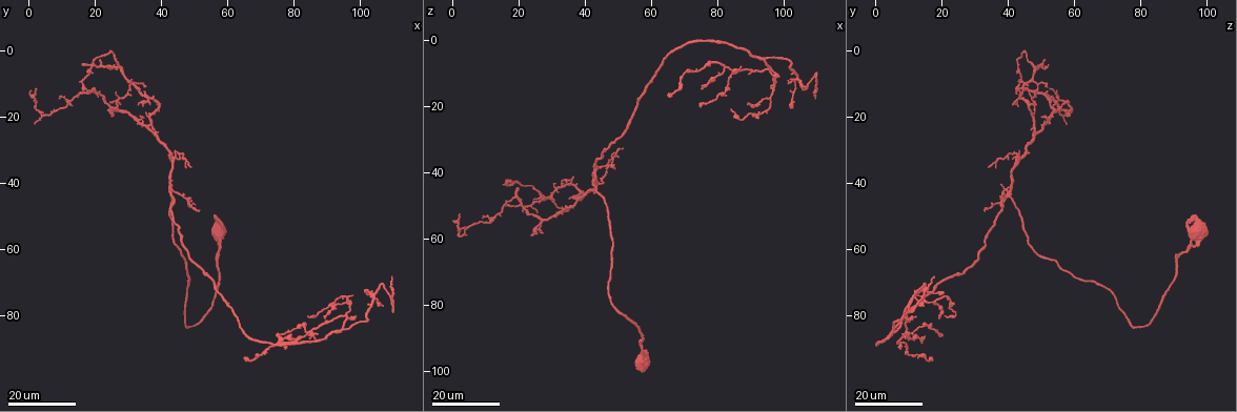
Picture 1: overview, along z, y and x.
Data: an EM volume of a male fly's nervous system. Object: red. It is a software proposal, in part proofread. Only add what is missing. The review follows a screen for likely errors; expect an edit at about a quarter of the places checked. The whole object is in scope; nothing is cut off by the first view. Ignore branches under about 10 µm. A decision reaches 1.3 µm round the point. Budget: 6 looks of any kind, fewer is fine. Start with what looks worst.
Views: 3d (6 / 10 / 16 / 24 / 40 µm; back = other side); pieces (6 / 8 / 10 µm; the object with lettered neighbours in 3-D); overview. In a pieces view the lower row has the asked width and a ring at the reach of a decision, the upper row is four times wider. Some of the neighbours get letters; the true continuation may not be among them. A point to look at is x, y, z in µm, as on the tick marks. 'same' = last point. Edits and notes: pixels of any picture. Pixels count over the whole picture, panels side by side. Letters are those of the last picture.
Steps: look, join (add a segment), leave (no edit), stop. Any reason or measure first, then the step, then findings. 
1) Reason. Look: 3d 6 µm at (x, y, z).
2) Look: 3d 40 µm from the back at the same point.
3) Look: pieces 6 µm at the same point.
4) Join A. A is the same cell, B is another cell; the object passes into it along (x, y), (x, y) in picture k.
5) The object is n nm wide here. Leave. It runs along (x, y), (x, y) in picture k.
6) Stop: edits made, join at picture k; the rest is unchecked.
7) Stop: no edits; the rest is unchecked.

An open end. Look: 3d 16 µm at (89.0, 80.5, 19.0).

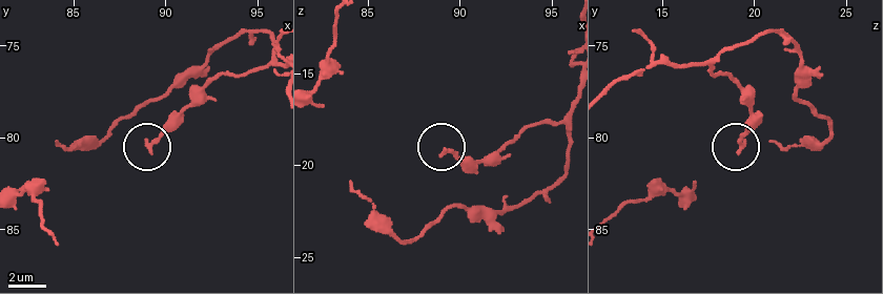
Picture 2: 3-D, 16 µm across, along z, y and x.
Look: pieces 8 µm at (89.2, 80.7, 19.3).

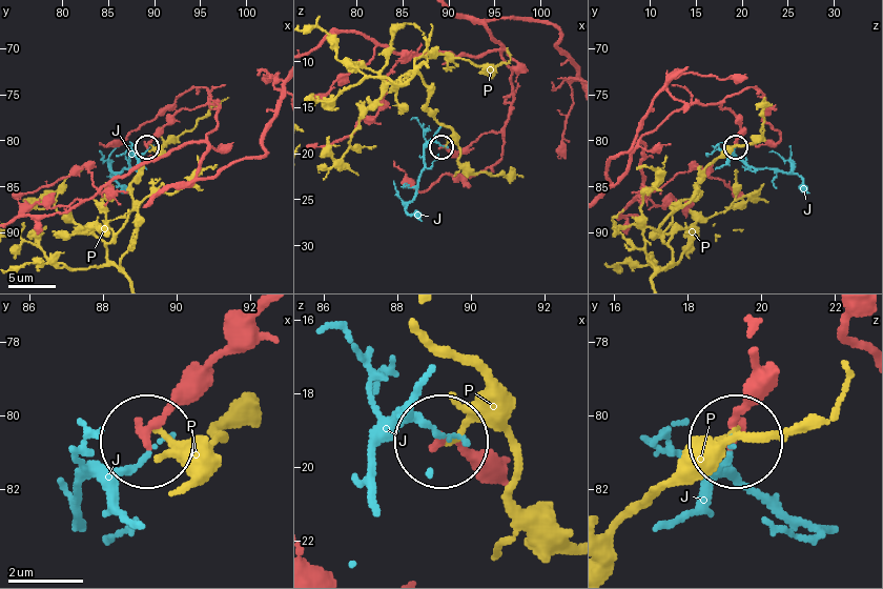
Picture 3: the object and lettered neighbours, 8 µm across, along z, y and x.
Leave. J and P are other cells; it runs along (502, 461), (440, 442) in picture 3; no lettered segment goes on from it.

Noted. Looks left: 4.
Branch stops here. Look: 3d 24 µm at (19.5, 12.5, 45.0).

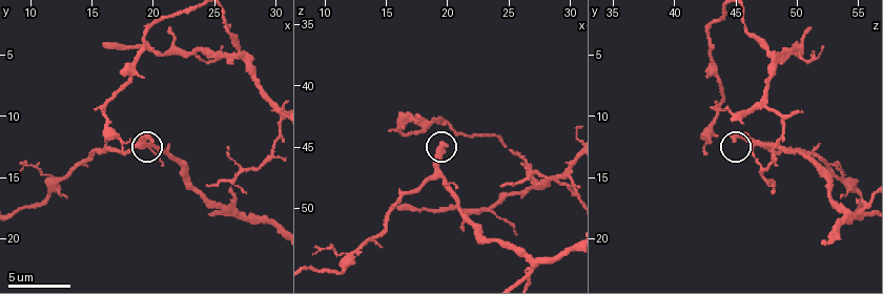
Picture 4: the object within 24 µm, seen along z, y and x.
Look: pieces 8 µm at (19.6, 12.0, 45.0).

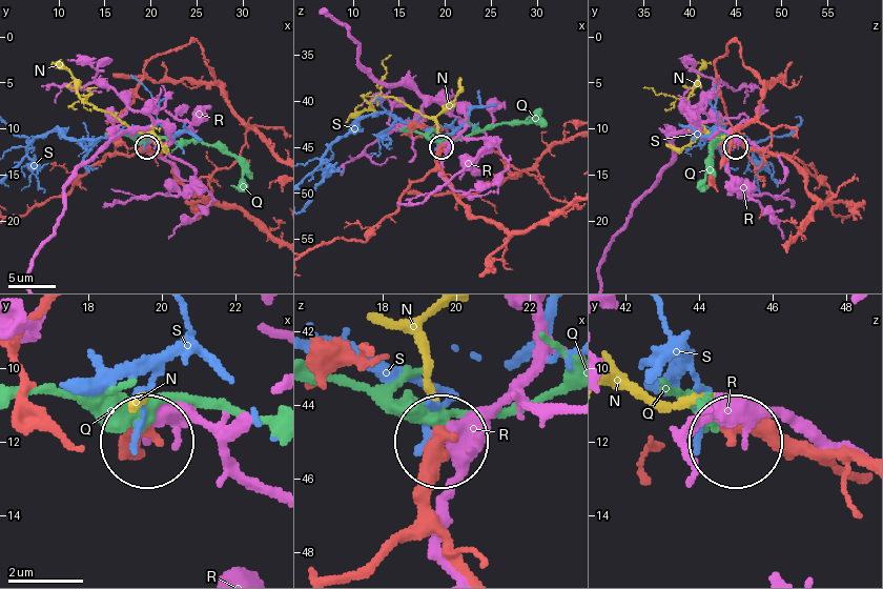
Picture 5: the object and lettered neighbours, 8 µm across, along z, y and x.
The object is 340 nm wide here. Join N. N is the same cell, Q, R and S are other cells; the neuron continues.

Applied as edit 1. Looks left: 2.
End of a long branch. Look: 3d 16 µm at (109.0, 68.0, 17.5).

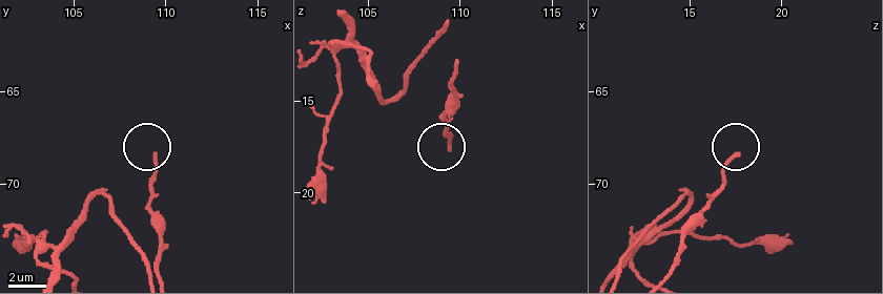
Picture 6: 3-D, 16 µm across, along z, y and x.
Look: pieces 8 µm at (109.5, 68.4, 17.6).

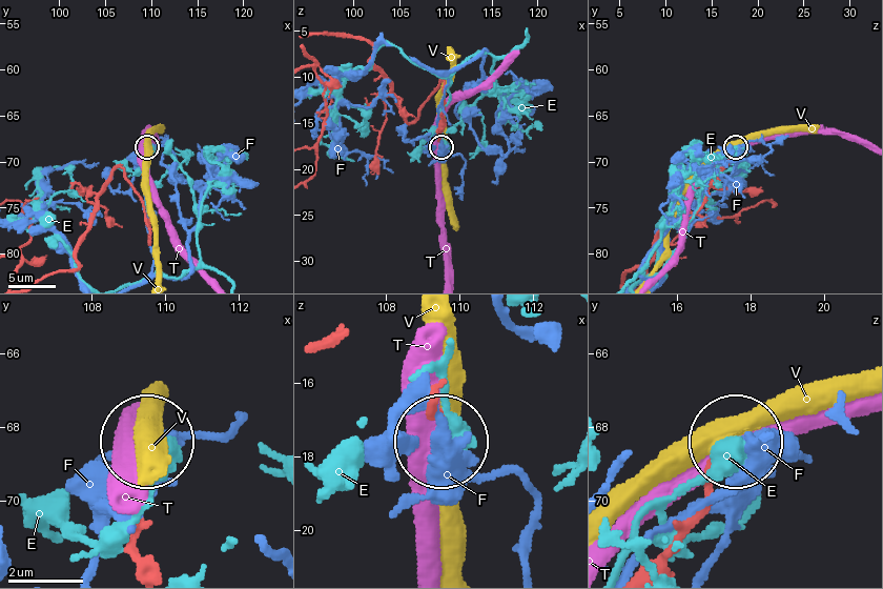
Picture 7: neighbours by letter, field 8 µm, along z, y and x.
Leave. E, F, T and V are other cells; no lettered segment goes on from it.

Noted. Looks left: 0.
Stop: edits made, join at picture 5; the rest is unchecked.

